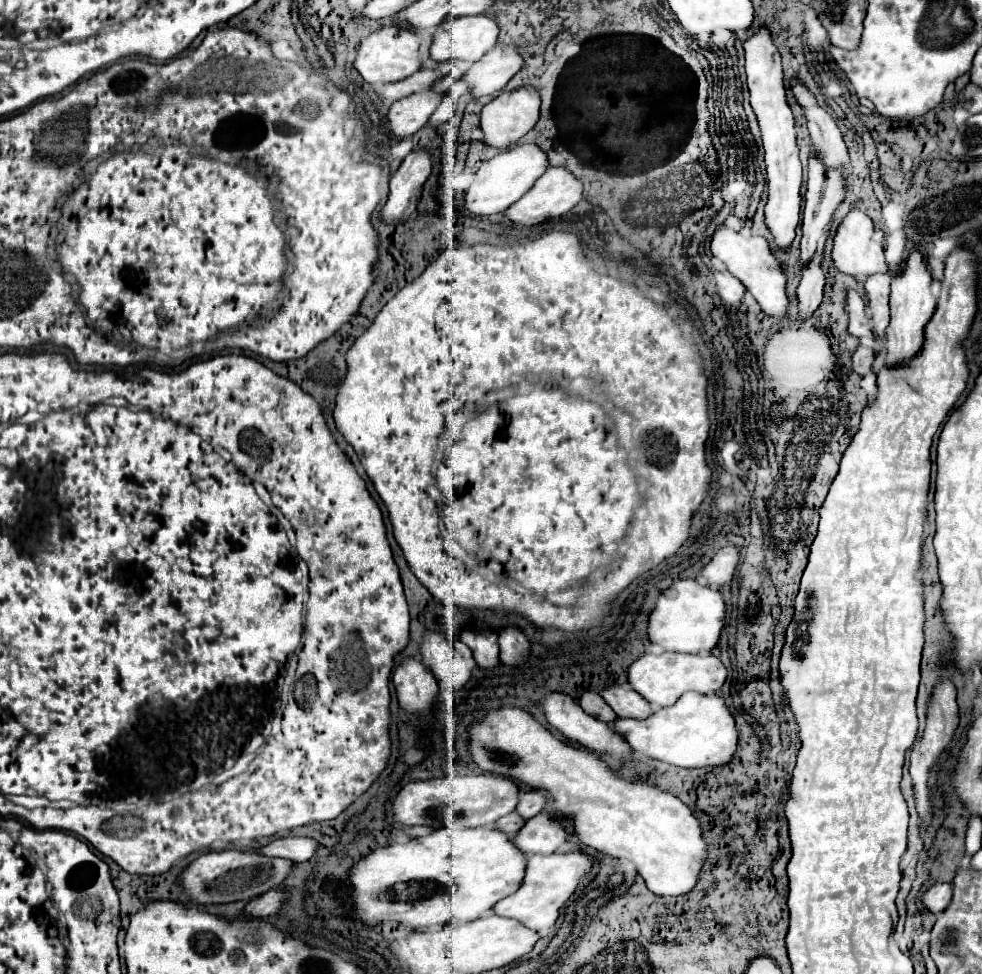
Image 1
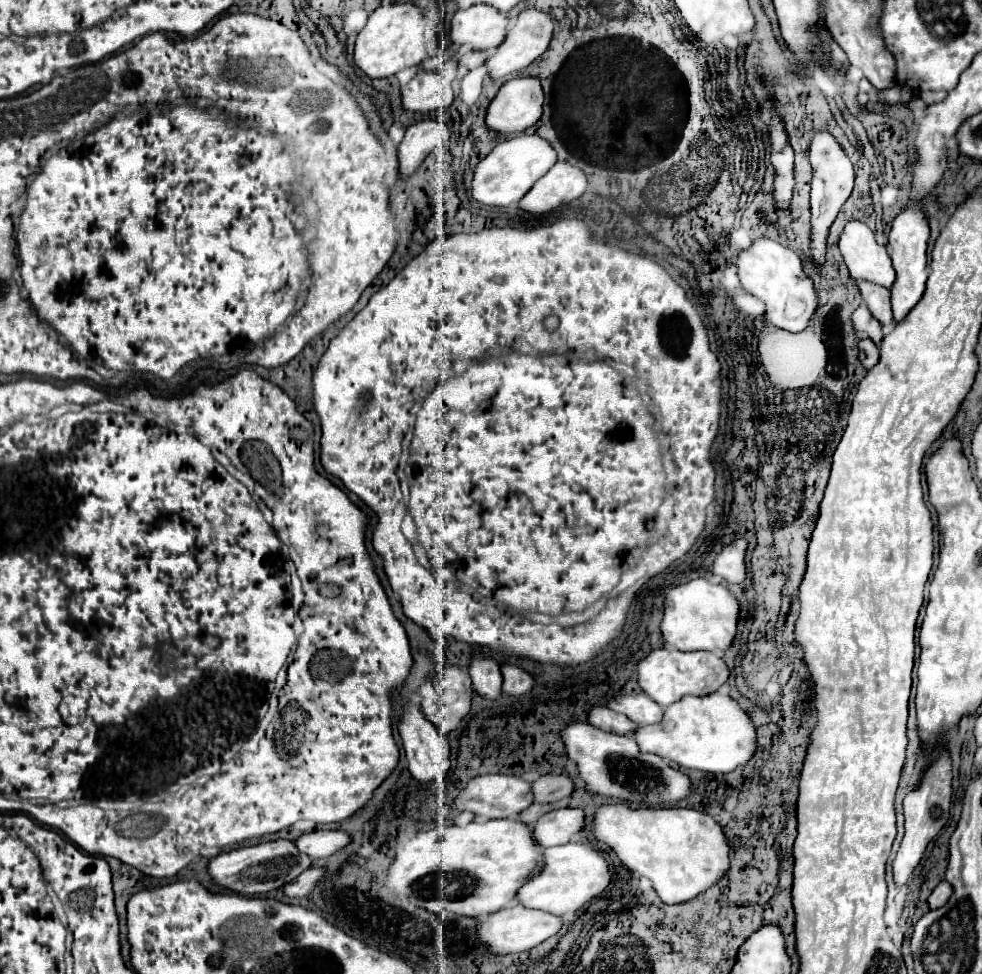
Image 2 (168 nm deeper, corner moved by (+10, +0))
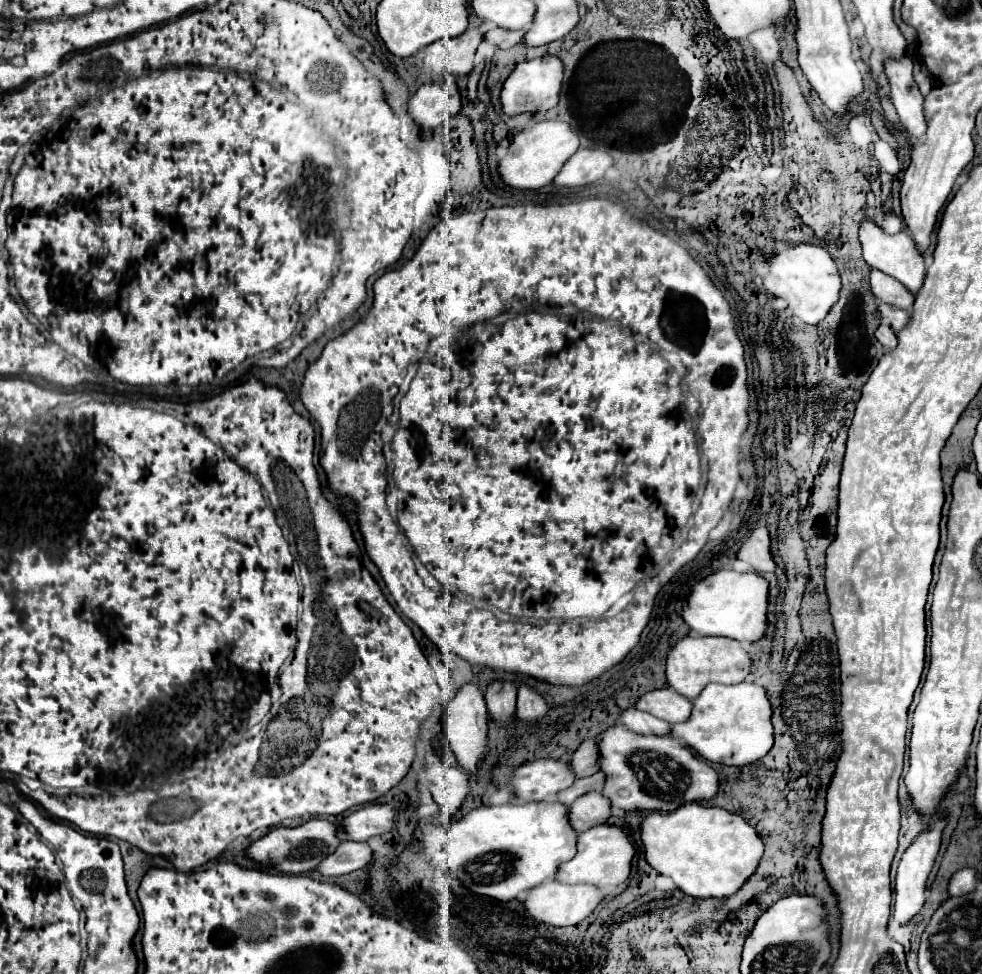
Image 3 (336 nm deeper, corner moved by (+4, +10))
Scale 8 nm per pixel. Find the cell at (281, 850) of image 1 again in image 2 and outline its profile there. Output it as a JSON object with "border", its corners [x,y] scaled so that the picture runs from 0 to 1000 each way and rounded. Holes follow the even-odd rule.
{"border":[[[318,853],[305,857],[299,866],[303,874],[312,876],[316,882],[328,882],[354,868],[354,863],[356,859],[348,853]]]}

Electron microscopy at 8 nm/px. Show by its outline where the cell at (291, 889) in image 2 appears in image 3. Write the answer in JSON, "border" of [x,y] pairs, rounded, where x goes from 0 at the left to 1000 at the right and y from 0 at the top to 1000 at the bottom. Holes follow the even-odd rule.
{"border":[[[350,863],[330,886],[324,890],[324,894],[330,900],[342,900],[352,898],[363,892],[373,890],[381,880],[379,870],[373,863]]]}

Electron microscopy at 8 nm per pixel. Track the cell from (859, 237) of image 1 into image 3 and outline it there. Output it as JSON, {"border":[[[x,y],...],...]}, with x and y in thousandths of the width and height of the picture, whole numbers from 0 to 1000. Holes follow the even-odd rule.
{"border":[[[880,227],[876,233],[876,249],[880,256],[880,268],[888,276],[896,276],[898,280],[908,282],[929,301],[937,299],[941,284],[943,284],[943,272],[941,272],[941,262],[935,258],[935,254],[925,237],[919,237],[914,241],[904,241],[896,233],[892,233],[888,227]]]}

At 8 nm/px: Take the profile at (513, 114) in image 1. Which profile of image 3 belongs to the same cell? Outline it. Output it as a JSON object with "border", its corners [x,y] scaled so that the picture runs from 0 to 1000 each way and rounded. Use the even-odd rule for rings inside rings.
{"border":[[[554,56],[542,63],[534,63],[525,67],[519,79],[513,85],[509,104],[515,118],[530,118],[530,116],[556,116],[568,106],[568,98],[572,91],[574,79],[574,65],[566,56]]]}

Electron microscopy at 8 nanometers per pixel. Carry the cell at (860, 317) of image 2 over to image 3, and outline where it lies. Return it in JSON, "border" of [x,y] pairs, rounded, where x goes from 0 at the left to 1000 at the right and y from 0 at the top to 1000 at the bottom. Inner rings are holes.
{"border":[[[898,311],[898,313],[896,313],[896,323],[898,323],[898,330],[900,330],[902,334],[906,334],[910,340],[921,338],[921,336],[925,334],[925,328],[927,328],[925,319],[912,317],[912,315],[904,313],[904,311]]]}

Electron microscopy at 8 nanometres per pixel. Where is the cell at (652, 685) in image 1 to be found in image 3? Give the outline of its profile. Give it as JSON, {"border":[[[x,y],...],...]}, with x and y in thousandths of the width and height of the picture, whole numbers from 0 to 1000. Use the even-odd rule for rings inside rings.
{"border":[[[705,652],[692,656],[692,660],[688,660],[688,664],[684,664],[684,668],[680,670],[678,693],[686,709],[690,709],[701,718],[709,718],[721,701],[735,701],[735,703],[756,701],[764,691],[764,683],[766,677],[754,658],[741,654]]]}

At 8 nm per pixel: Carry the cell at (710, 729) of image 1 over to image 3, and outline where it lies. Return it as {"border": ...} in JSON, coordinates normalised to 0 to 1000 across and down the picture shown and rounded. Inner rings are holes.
{"border":[[[754,701],[754,703],[721,703],[707,720],[705,738],[701,742],[690,742],[684,746],[684,757],[697,759],[701,767],[705,767],[713,777],[717,777],[723,783],[735,783],[735,785],[764,785],[772,779],[776,779],[788,765],[788,746],[786,746],[786,724],[780,714],[780,707],[768,701]]]}

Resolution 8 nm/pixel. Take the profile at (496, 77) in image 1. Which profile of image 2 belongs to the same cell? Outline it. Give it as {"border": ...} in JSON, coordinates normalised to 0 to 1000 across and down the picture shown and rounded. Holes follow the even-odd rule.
{"border":[[[534,9],[523,26],[517,30],[511,46],[505,48],[505,52],[495,61],[495,71],[497,71],[497,77],[501,81],[511,81],[519,75],[525,75],[530,71],[536,71],[546,59],[550,59],[554,54],[554,50],[558,48],[560,44],[560,38],[562,38],[562,30],[564,30],[564,24],[560,20],[558,13],[552,13],[548,9]]]}

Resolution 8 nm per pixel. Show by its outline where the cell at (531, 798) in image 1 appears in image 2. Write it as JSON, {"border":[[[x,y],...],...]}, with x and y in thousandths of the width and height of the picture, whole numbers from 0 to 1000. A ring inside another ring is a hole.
{"border":[[[554,796],[542,804],[544,824],[566,824],[582,814],[582,802],[576,796]]]}

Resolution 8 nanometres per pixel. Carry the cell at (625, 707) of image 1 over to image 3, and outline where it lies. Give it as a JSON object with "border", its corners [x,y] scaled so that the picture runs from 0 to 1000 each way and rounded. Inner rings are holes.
{"border":[[[676,707],[676,709],[662,709],[648,722],[648,728],[658,730],[666,736],[672,736],[684,744],[697,742],[703,738],[705,732],[705,722],[703,718],[695,716],[686,707]]]}

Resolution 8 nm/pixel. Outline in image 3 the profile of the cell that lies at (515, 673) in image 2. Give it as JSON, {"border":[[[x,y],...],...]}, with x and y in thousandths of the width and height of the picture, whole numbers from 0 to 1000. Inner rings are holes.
{"border":[[[530,703],[527,705],[527,730],[525,730],[527,738],[546,740],[546,738],[554,736],[556,730],[558,730],[558,724],[552,718],[552,714],[548,714],[538,703]]]}

